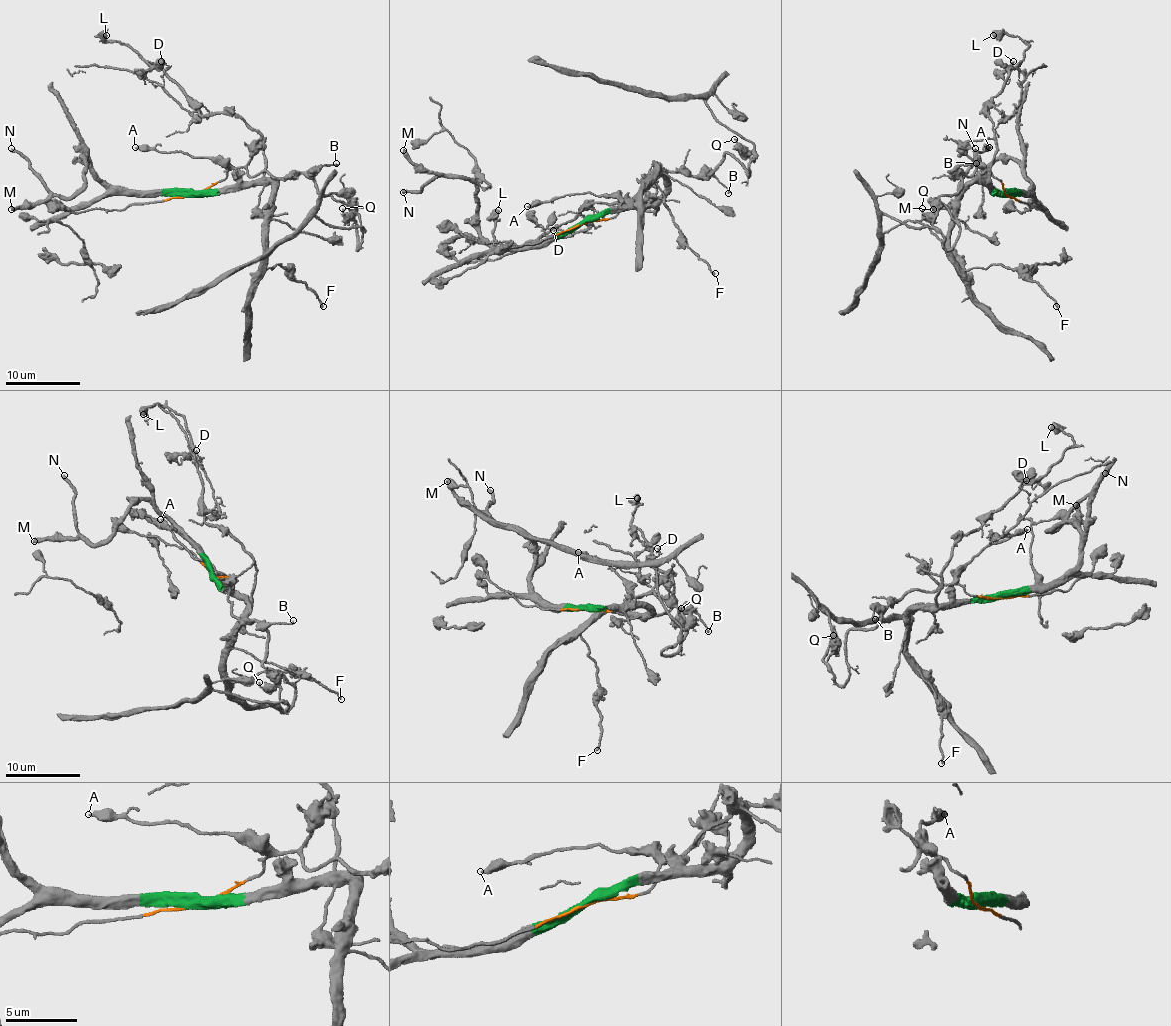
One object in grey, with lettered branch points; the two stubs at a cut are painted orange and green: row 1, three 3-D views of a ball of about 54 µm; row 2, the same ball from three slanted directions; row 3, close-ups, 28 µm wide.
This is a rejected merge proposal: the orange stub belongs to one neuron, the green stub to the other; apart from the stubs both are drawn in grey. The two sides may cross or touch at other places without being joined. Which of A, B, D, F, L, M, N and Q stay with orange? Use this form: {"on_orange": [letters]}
{"on_orange": ["A", "B", "Q"]}

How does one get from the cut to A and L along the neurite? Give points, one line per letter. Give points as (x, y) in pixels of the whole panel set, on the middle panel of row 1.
A: (582, 224), (612, 217), (620, 204), (616, 198), (577, 193), (526, 206)
L: (582, 224), (631, 207), (657, 207), (653, 213), (625, 202), (594, 202), (517, 245), (493, 234), (498, 209)

